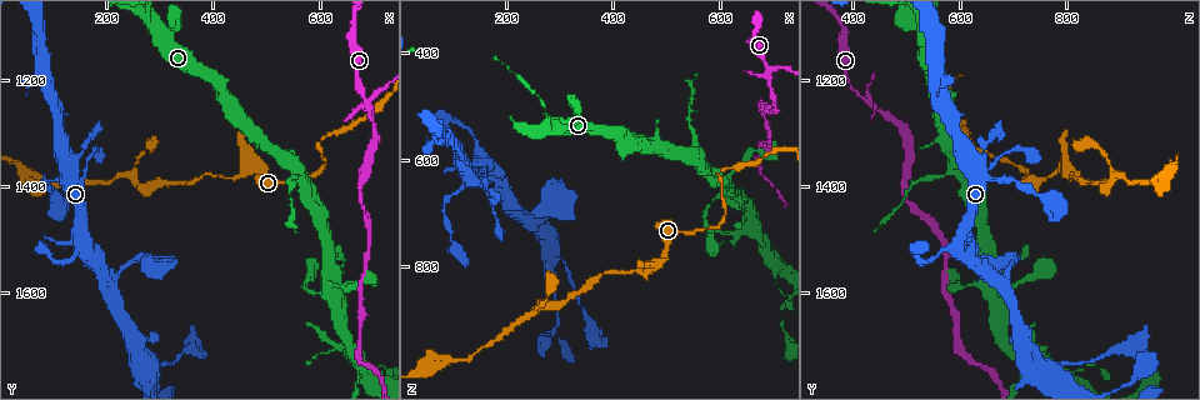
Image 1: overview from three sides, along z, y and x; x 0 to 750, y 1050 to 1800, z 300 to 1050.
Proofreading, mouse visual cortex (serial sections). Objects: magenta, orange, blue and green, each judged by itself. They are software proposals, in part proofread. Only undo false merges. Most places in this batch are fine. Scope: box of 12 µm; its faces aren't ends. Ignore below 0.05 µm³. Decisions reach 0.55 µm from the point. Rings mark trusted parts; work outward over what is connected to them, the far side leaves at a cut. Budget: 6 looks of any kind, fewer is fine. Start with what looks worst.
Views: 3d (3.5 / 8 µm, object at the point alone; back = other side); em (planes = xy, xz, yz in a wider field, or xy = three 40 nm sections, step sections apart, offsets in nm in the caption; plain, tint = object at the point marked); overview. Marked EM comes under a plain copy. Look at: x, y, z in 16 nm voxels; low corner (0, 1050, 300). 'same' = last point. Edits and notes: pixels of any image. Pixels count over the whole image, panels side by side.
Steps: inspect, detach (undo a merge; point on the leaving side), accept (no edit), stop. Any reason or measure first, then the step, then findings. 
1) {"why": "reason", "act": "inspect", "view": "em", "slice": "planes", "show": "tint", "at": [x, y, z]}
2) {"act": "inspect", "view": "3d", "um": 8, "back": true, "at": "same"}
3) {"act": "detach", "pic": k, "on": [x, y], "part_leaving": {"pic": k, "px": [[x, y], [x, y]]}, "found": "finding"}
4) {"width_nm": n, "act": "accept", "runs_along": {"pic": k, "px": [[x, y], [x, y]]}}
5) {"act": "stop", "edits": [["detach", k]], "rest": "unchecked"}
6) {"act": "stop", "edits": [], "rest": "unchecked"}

{"why": "three-way junction", "act": "inspect", "view": "3d", "um": 3.5, "back": true, "at": [695, 1230, 430]}

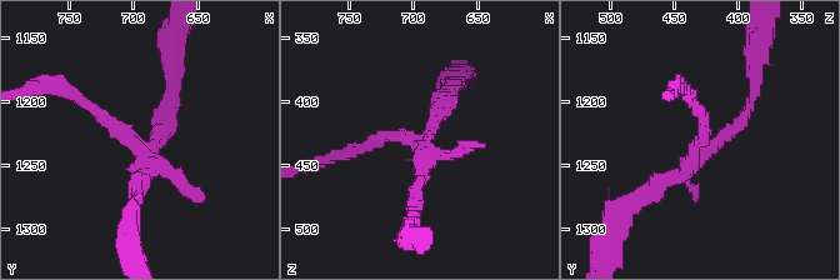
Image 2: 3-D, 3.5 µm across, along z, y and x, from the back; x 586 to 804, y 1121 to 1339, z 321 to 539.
{"why": "need the tissue", "act": "inspect", "view": "em", "slice": "xy", "step": 5, "show": "tint", "at": [694, 1232, 428]}

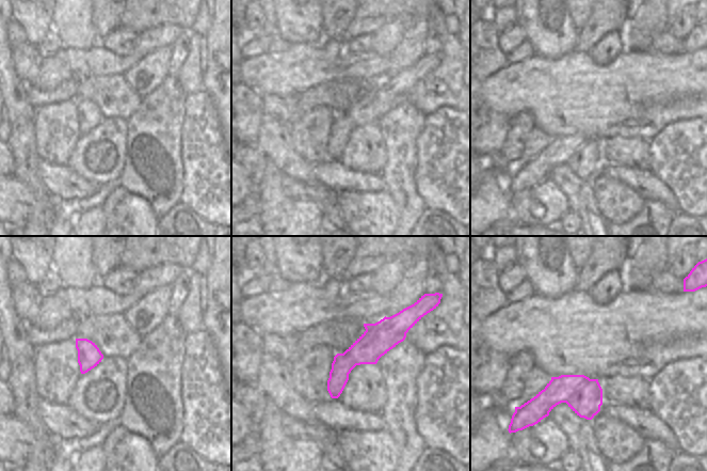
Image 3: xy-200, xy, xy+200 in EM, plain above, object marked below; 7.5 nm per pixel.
{"why": "cut it another way", "act": "inspect", "view": "em", "slice": "planes", "show": "tint", "at": "same"}

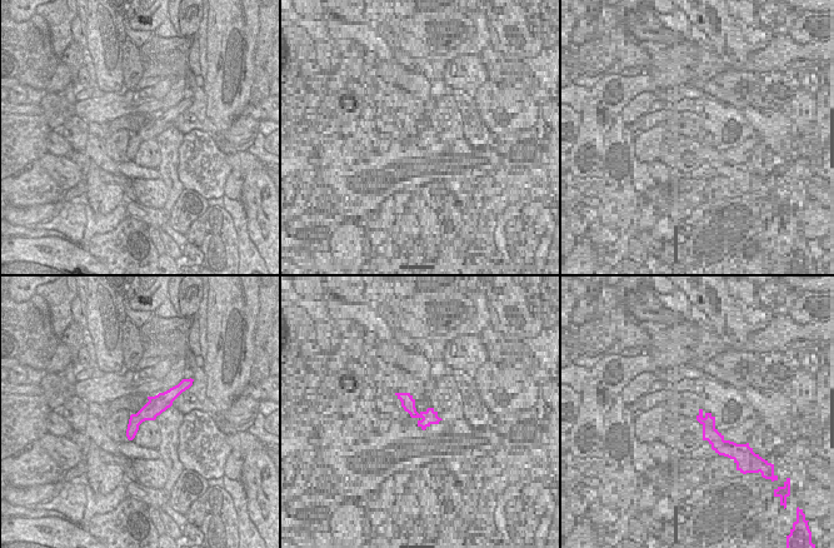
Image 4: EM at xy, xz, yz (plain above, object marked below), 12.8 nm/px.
{"act": "detach", "pic": 2, "on": [194, 194], "border": {"pic": 4, "px": [[136, 413], [143, 421]]}, "found": "two cells meet here"}

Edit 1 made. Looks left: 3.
{"why": "see it whole again", "act": "inspect", "view": "overview"}

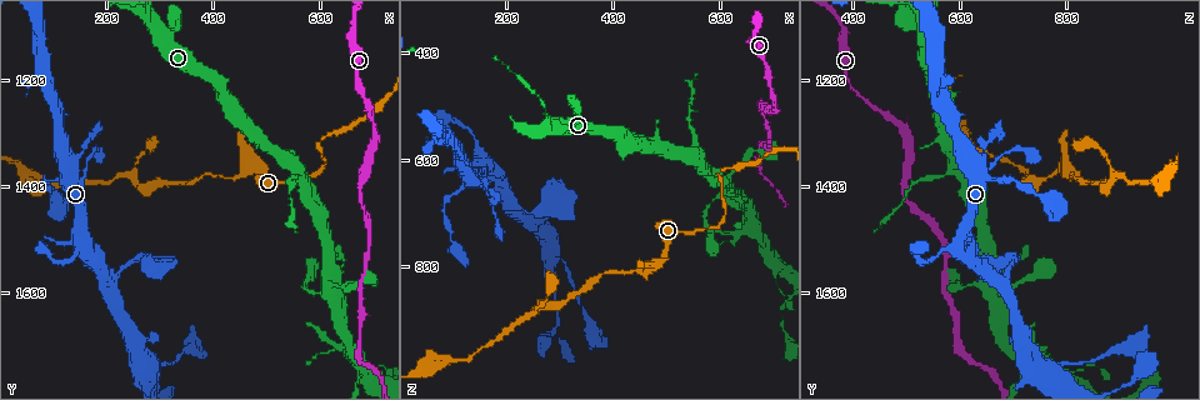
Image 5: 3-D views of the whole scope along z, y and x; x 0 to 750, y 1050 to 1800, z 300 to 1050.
{"act": "inspect", "view": "em", "slice": "xy", "step": 5, "show": "tint", "at": [600, 1310, 625]}

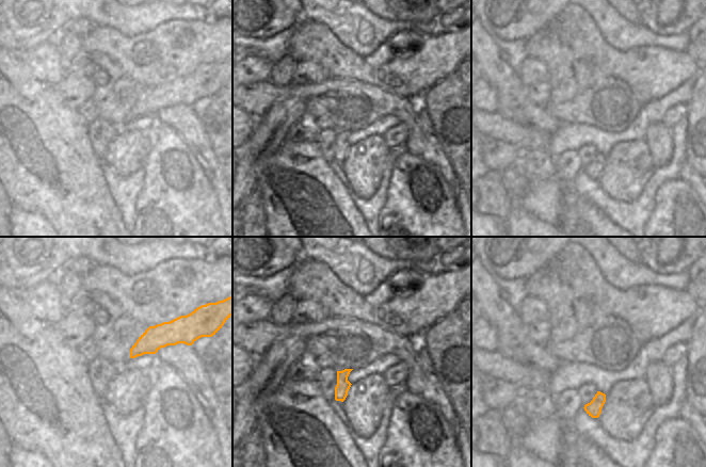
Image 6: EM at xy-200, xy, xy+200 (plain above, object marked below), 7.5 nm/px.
{"why": "see where the arms go", "act": "inspect", "view": "3d", "um": 3.5, "at": "same"}

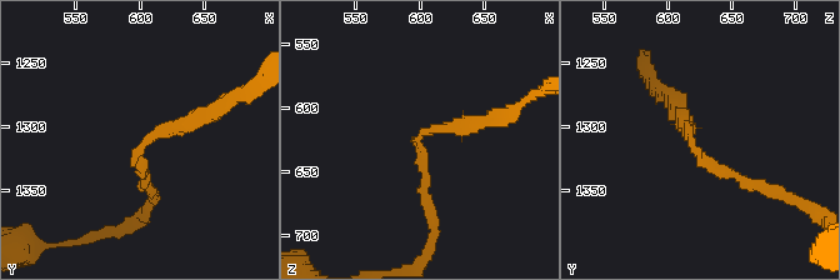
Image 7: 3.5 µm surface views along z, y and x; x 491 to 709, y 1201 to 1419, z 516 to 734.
{"act": "accept", "found": "one cell here"}

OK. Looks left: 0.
{"act": "stop", "edits": [["detach", 2]], "rest": "unchecked"}

